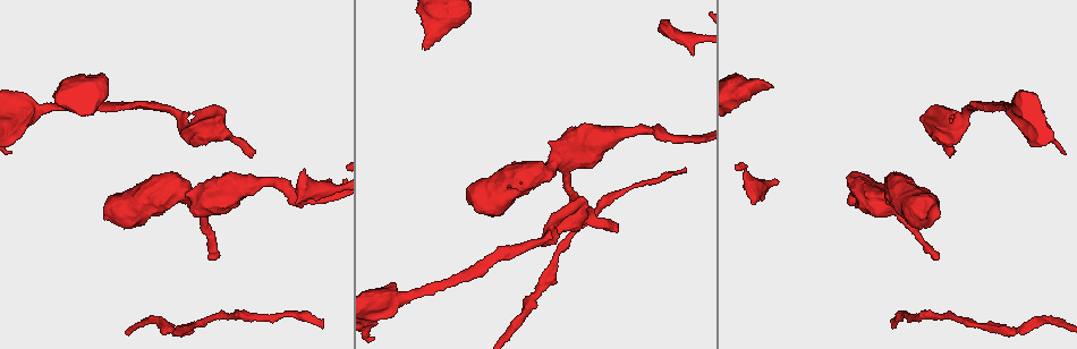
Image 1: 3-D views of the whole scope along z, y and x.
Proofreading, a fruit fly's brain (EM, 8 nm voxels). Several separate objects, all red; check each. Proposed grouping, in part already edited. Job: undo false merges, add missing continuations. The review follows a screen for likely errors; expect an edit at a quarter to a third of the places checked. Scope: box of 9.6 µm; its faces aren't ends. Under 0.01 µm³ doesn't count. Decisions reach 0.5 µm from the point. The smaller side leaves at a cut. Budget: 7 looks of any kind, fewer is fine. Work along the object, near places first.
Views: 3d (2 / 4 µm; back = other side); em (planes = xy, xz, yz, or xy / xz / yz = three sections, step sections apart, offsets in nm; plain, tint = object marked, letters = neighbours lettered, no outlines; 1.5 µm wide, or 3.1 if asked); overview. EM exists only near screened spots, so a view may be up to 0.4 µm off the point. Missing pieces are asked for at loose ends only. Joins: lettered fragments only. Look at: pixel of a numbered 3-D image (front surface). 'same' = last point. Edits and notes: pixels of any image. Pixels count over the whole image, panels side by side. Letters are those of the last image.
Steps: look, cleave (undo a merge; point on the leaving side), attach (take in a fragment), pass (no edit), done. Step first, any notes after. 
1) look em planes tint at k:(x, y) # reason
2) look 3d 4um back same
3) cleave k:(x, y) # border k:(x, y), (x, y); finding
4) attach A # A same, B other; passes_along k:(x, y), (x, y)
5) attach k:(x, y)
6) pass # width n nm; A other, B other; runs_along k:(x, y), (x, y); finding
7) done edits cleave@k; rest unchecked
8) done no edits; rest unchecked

look em xz step 8 letters at 1:(894, 327) # long arm stops here

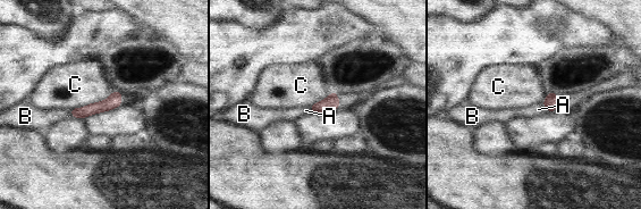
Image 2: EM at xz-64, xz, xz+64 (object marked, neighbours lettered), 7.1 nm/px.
pass # A other, B other, C other; runs_along 2:(118, 93), (104, 106), (74, 113); no lettered fragment goes on from it

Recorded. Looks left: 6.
look 3d 4um at 1:(252, 150) # branch stops here

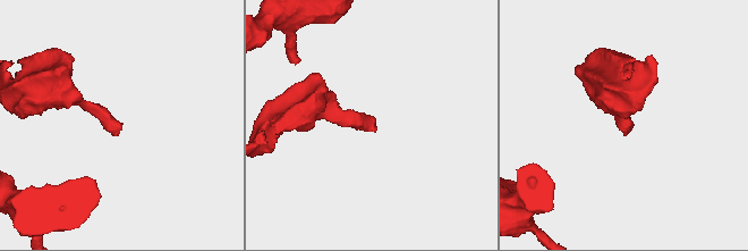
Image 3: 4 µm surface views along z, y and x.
look em planes letters at 3:(372, 131)

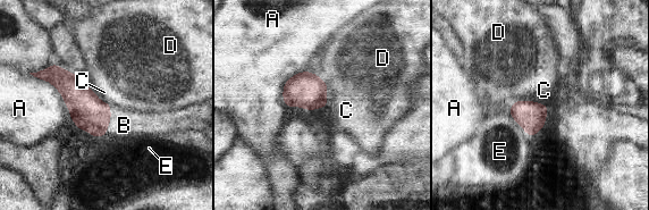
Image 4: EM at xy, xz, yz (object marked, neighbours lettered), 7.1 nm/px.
attach B # A other, B same, C other, D other, E other; passes_along 4:(89, 112), (109, 120), (124, 125); the neuron continues

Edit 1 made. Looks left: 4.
done edits attach@4; rest unchecked

